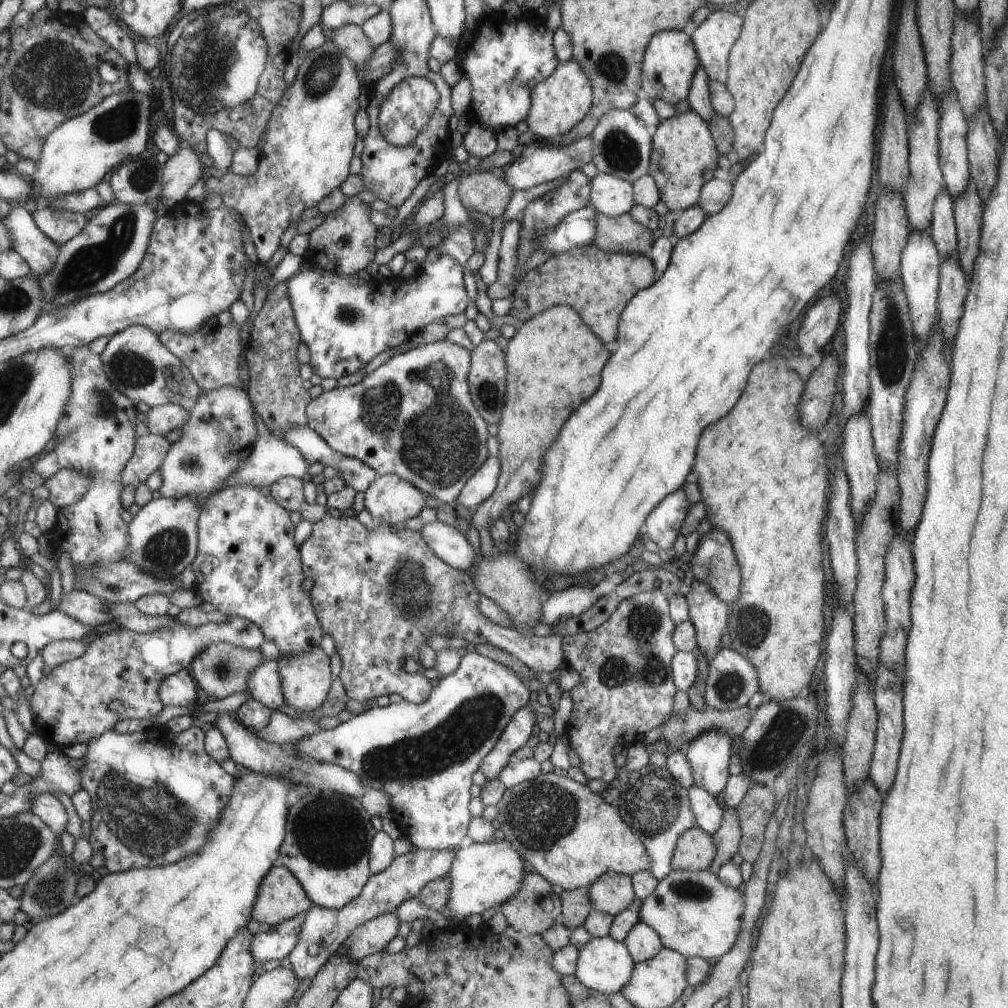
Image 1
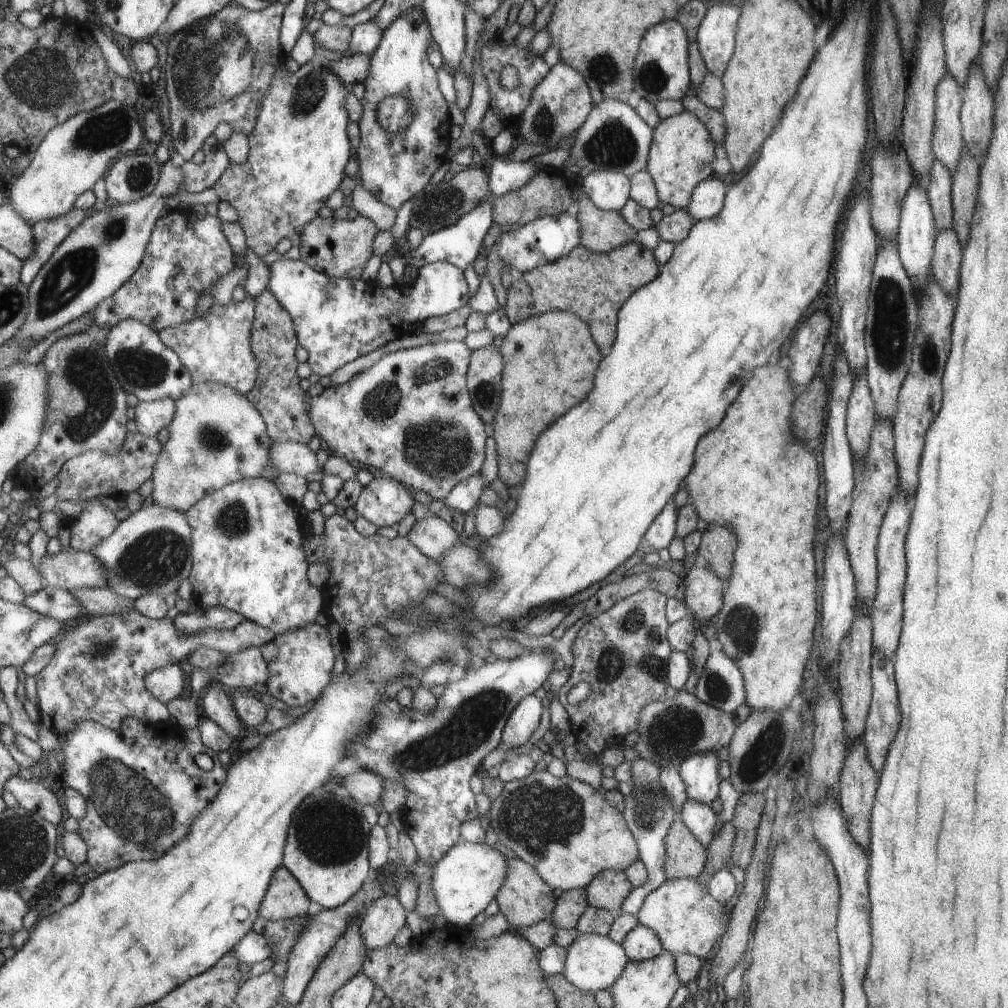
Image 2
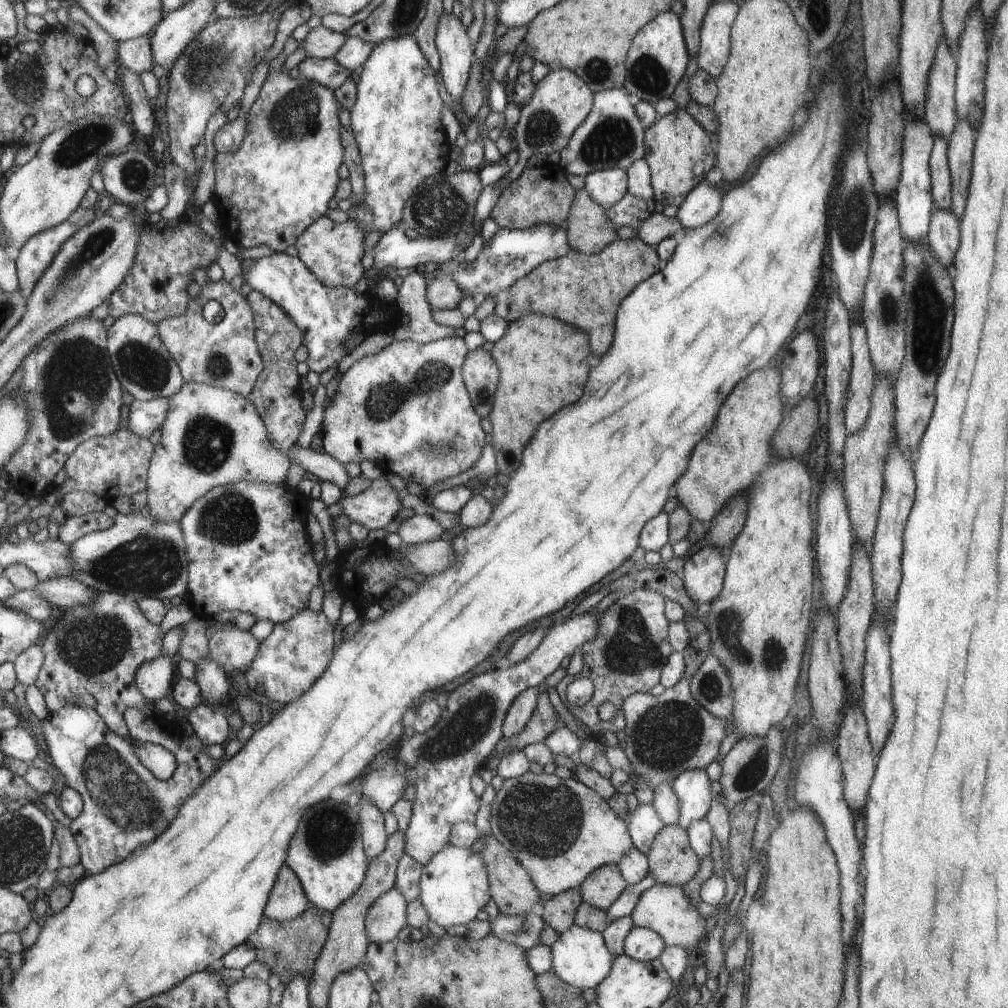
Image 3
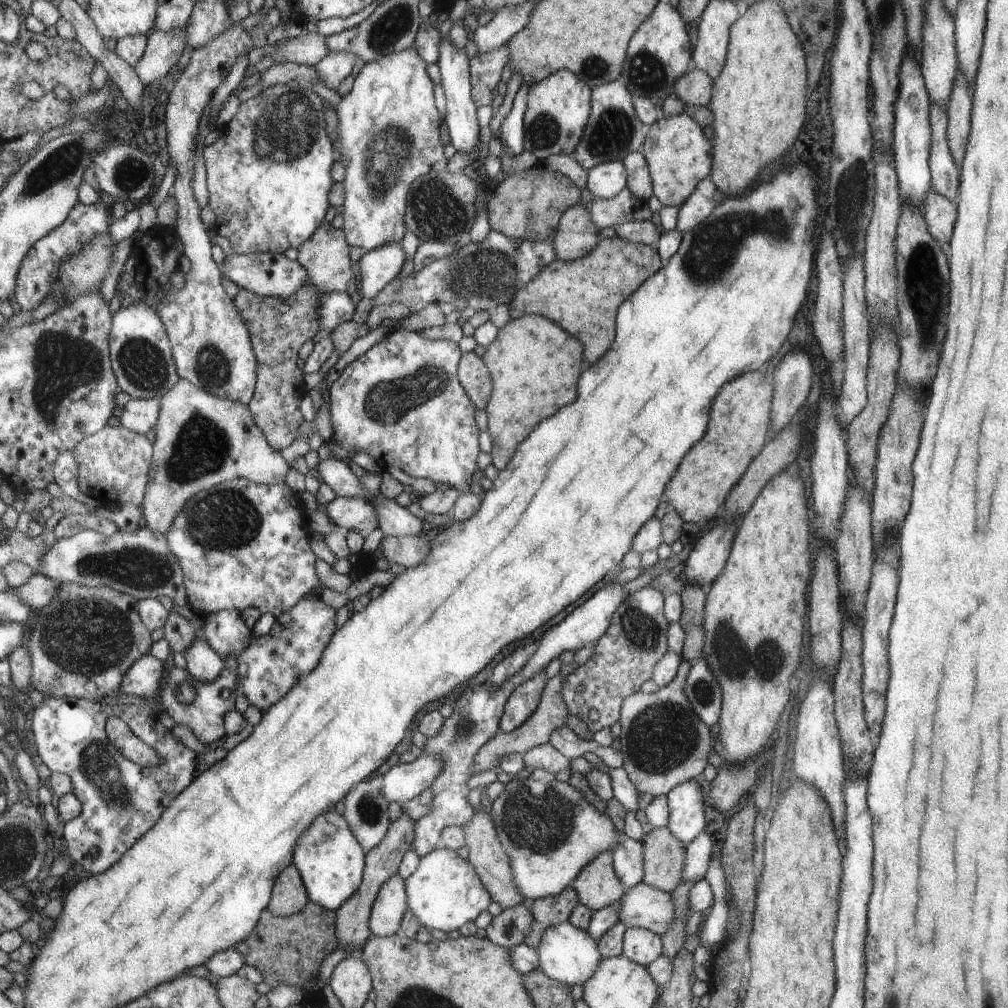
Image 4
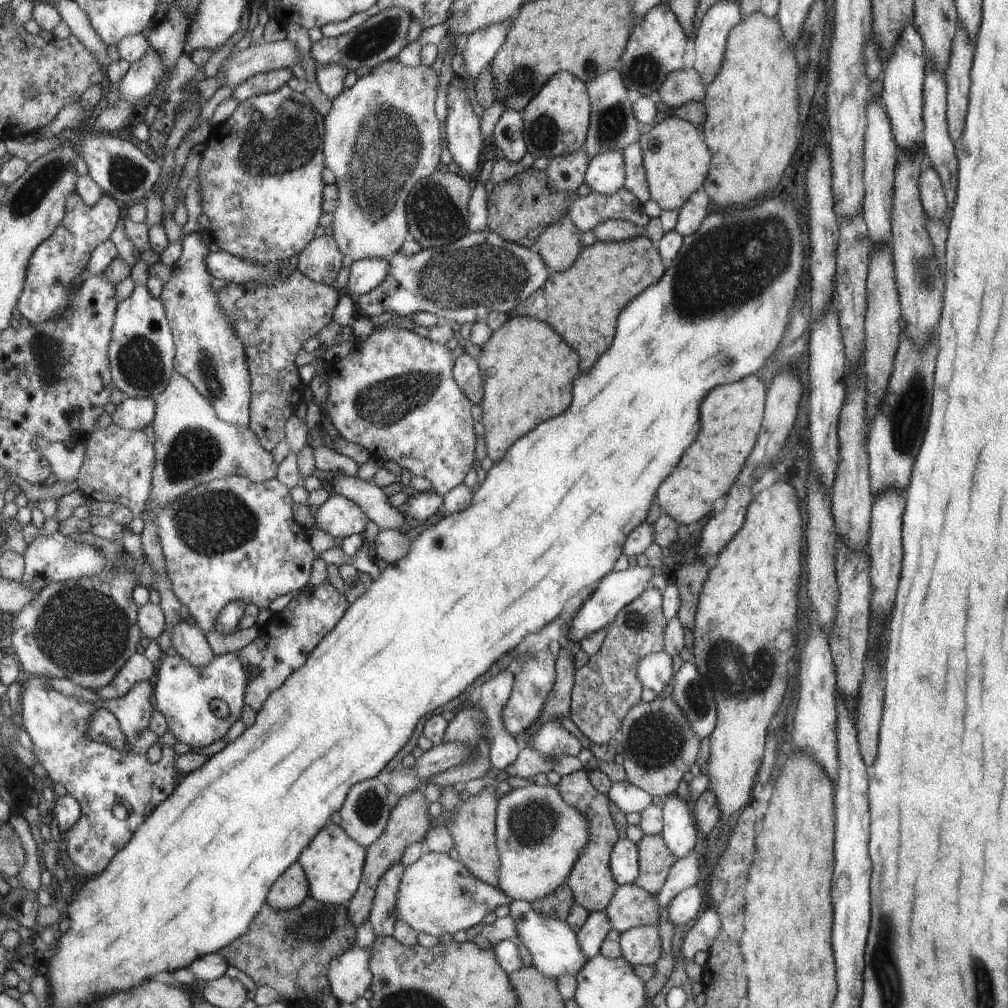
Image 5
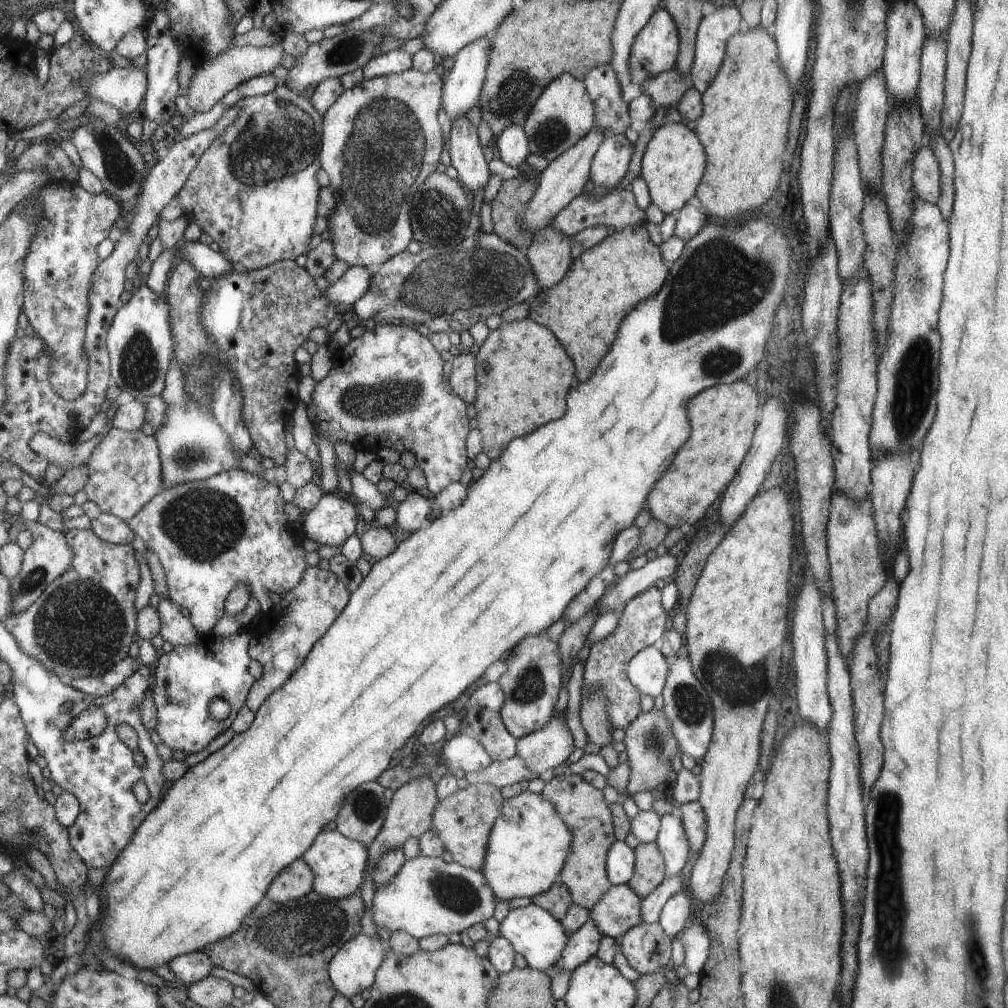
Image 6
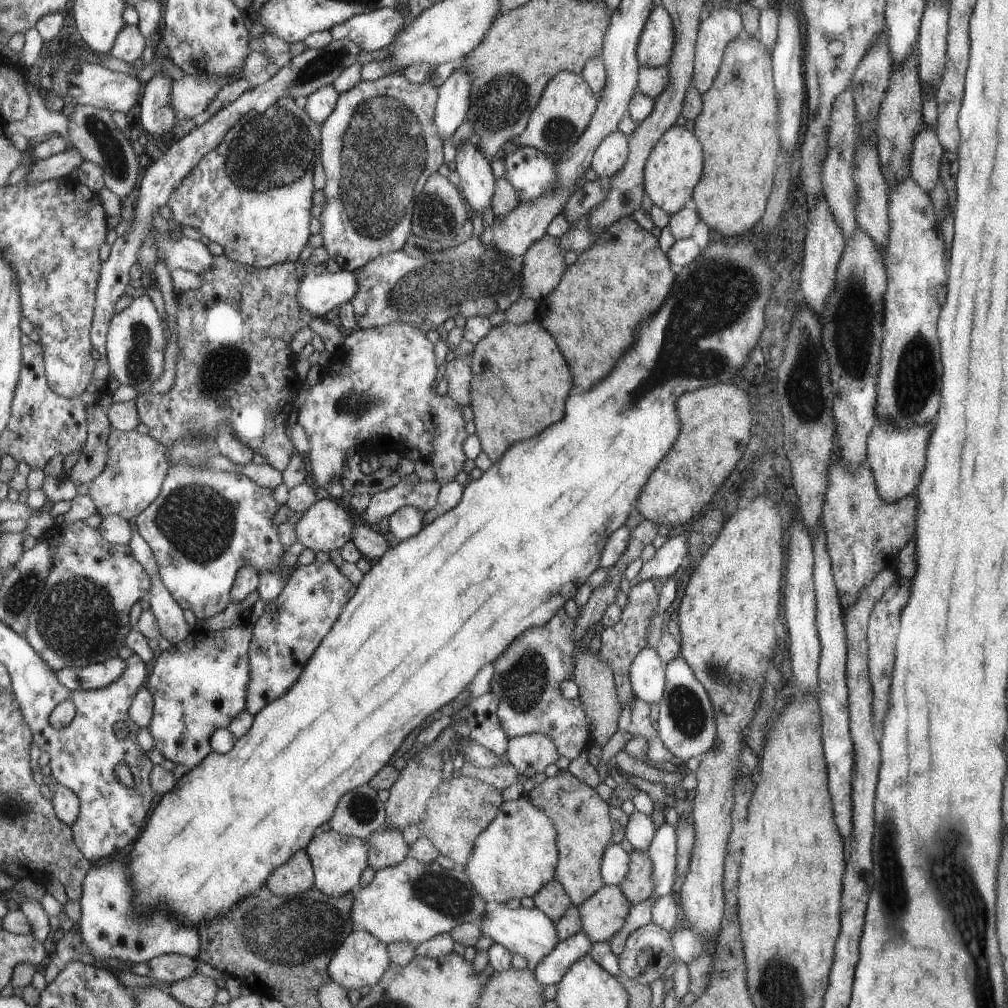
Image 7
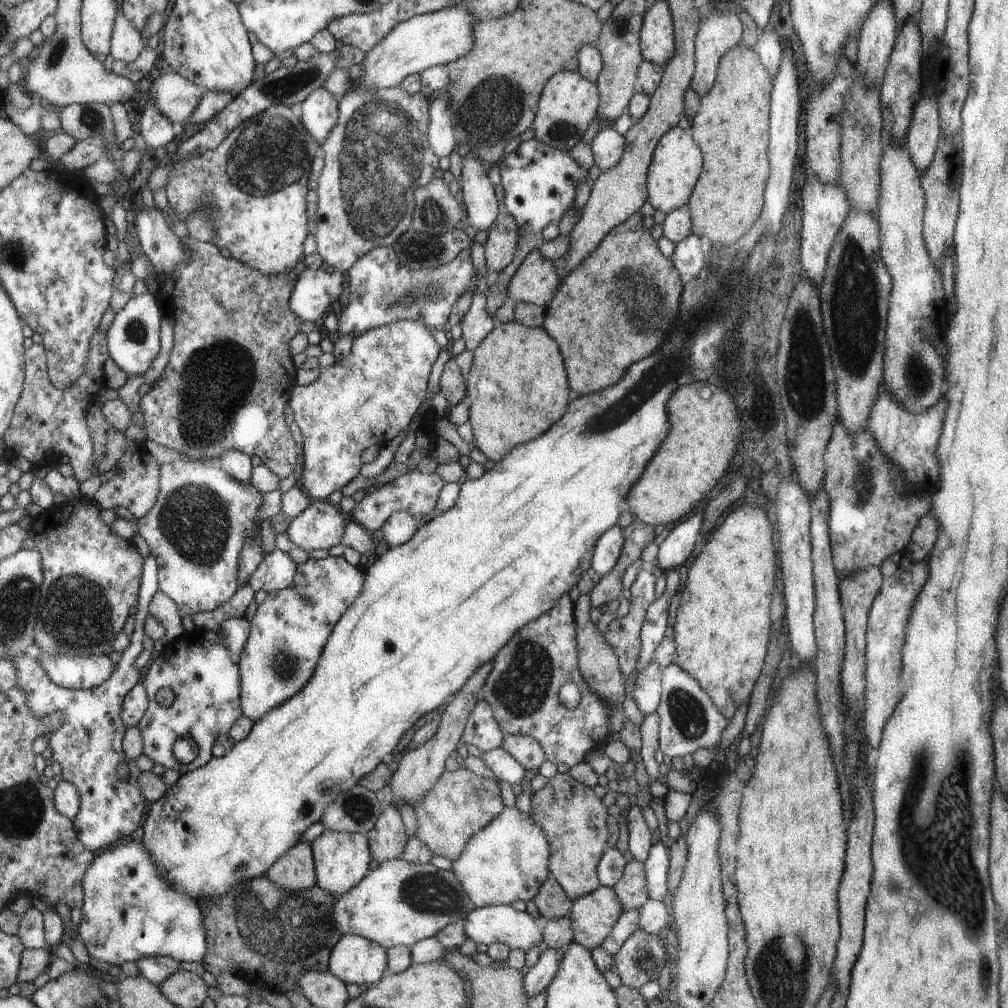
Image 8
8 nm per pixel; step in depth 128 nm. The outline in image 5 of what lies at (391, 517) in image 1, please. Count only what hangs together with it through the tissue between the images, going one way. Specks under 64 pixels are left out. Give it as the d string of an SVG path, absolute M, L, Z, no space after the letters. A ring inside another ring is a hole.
M332 494L316 512L315 528L324 530L334 540L341 542L344 538L362 533L368 524L365 511L356 506L356 501L341 494Z

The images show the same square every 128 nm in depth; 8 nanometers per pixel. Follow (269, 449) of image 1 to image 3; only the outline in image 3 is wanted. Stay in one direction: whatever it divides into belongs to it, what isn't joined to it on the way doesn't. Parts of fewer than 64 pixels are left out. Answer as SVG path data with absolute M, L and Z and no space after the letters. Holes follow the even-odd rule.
M290 448L288 453L293 464L302 466L306 472L313 474L323 481L334 482L338 488L343 489L349 482L344 475L343 464L333 459L328 453L316 452L309 448Z

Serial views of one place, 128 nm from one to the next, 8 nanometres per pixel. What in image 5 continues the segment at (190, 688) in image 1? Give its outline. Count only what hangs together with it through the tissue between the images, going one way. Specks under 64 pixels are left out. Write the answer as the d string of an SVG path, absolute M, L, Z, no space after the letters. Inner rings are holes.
M136 652L110 686L105 686L100 690L95 690L95 692L104 700L124 698L144 678L150 678L152 672L154 672L154 662L148 660L144 653L139 654Z

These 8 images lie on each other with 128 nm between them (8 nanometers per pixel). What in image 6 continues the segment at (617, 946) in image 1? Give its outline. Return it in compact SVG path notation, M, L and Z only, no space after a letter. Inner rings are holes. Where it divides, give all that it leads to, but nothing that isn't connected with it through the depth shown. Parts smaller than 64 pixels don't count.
M534 903L510 909L506 918L499 923L499 934L510 941L516 953L522 954L526 958L528 967L545 973L550 968L554 968L554 964L561 959L562 951L565 950L566 943L569 942L569 936L561 921L553 913Z

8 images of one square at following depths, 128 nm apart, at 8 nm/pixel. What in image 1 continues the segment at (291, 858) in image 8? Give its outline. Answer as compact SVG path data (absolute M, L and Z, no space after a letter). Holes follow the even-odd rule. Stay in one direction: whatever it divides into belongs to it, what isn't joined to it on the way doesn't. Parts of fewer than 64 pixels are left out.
M284 865L273 866L262 879L251 918L274 927L300 912L307 912L312 906L308 893L293 872Z

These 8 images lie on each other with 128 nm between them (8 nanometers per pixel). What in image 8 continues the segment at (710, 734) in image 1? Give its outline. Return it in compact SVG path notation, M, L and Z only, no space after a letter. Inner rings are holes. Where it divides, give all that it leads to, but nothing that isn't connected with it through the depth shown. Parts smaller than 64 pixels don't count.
M662 840L652 844L648 858L645 860L645 870L649 884L649 898L664 900L667 894L668 870L670 870L669 848Z

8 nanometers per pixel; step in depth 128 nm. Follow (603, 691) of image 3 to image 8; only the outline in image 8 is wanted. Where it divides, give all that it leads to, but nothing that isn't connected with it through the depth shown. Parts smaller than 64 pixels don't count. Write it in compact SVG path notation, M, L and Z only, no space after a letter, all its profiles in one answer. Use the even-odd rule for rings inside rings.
M644 568L638 572L630 588L631 607L628 614L624 618L611 621L604 634L606 642L616 650L625 680L634 672L638 659L641 658L640 630L646 618L646 610L656 600L654 582L656 578L652 570L648 572Z

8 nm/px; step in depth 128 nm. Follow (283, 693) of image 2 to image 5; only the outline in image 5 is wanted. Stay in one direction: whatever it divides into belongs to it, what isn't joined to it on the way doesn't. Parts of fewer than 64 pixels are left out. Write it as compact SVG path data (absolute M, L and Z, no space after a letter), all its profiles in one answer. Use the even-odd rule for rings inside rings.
M328 581L320 586L306 585L283 610L272 612L272 618L259 626L257 638L238 652L242 664L258 668L258 674L250 678L246 687L245 704L256 712L262 710L269 696L284 686L294 671L305 666L322 639L344 618L348 606L346 597Z

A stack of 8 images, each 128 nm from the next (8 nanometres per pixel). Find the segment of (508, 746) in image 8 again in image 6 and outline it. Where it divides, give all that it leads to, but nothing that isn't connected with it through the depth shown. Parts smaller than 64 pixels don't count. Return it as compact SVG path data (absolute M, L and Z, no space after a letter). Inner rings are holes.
M562 684L558 694L558 714L550 718L545 727L538 728L517 738L516 755L520 756L532 774L542 774L545 770L563 764L576 748L572 732L562 714L569 700L566 684Z

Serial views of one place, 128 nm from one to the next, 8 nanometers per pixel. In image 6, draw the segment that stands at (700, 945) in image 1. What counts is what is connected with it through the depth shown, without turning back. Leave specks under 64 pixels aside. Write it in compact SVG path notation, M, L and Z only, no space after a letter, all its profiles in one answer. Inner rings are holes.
M628 884L613 885L590 910L591 918L603 936L619 940L630 928L642 923L643 900Z

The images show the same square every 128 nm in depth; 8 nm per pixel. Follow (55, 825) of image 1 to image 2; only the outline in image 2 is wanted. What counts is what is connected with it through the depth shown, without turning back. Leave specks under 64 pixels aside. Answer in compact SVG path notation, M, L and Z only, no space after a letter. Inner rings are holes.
M14 776L10 780L6 791L11 792L24 808L41 814L46 820L60 827L60 822L64 820L62 794L54 792L35 778L28 781L20 776Z

